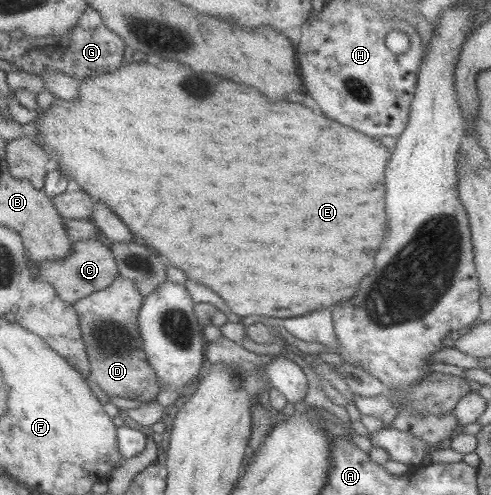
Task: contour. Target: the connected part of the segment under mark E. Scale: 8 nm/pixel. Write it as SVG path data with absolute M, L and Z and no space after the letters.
M145 59L128 63L123 67L120 66L115 72L102 72L95 76L89 76L88 78L81 80L79 87L80 96L78 96L77 100L72 100L71 103L69 103L67 100L61 100L56 97L53 105L47 109L45 113L41 112L41 110L37 110L39 116L35 119L35 124L39 127L39 135L42 137L41 146L45 146L56 153L59 157L59 170L79 184L82 191L89 193L95 200L101 201L103 204L108 204L109 208L111 208L111 210L129 226L129 230L135 232L137 236L145 238L145 242L147 242L149 246L157 248L161 254L167 254L169 258L175 256L175 268L181 268L181 270L187 274L187 278L191 278L191 280L195 280L195 282L199 282L199 284L209 286L213 292L217 292L217 294L227 302L227 306L232 312L241 317L251 316L251 314L257 312L261 317L274 316L279 318L293 318L293 316L311 314L311 312L317 310L317 308L327 308L327 306L339 304L339 302L343 302L343 300L351 300L351 298L357 294L357 290L359 290L359 286L361 286L361 280L363 280L367 274L373 272L373 268L375 268L375 252L377 252L377 248L379 248L379 246L383 244L383 240L385 240L385 228L387 228L387 212L385 212L385 192L387 192L387 188L385 188L385 168L387 168L389 158L392 157L392 149L383 146L379 139L365 136L361 132L353 130L351 127L345 128L343 124L337 124L335 120L329 120L327 116L317 116L313 110L309 110L309 108L303 106L303 104L287 102L287 100L285 100L285 102L269 102L269 100L265 100L265 96L263 96L259 90L249 88L247 84L237 84L237 82L231 82L231 80L223 80L221 76L217 76L217 82L213 82L213 86L211 86L211 82L209 82L209 80L203 80L199 72L195 72L195 70L191 70L189 66L183 66L183 64L179 64L179 62L163 62L163 64L159 64L159 66L153 66L153 64L143 64L143 60Z

